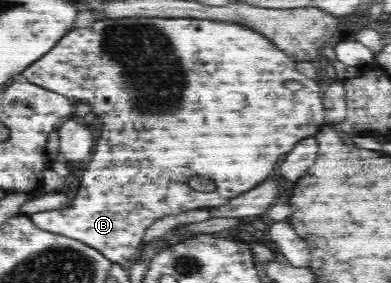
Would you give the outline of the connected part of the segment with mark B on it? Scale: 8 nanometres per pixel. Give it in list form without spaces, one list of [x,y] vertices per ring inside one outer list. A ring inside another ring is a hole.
[[[134,17],[126,18],[105,18],[94,22],[92,27],[72,28],[68,34],[63,35],[61,40],[50,50],[47,51],[40,59],[37,59],[32,65],[28,66],[22,75],[30,83],[43,87],[44,89],[59,93],[68,97],[73,102],[84,101],[94,107],[94,113],[108,113],[112,119],[104,123],[100,139],[96,143],[94,155],[90,159],[86,171],[82,173],[78,191],[70,203],[63,209],[56,211],[40,211],[30,215],[31,221],[44,231],[64,235],[71,239],[94,247],[97,251],[102,252],[111,263],[119,263],[126,267],[132,259],[136,258],[141,252],[143,239],[146,230],[158,219],[164,215],[188,211],[188,209],[202,209],[202,207],[218,207],[224,205],[228,199],[236,197],[238,193],[244,193],[260,185],[256,181],[265,181],[272,173],[272,170],[278,165],[279,159],[284,159],[294,145],[306,137],[314,137],[324,125],[324,106],[322,101],[323,86],[316,79],[309,79],[301,72],[296,70],[296,60],[286,54],[286,52],[274,47],[270,39],[264,35],[252,31],[252,28],[238,25],[238,23],[224,23],[224,21],[208,21],[208,19],[154,19],[154,17]],[[286,81],[298,81],[302,84],[300,91],[288,91],[284,87]],[[192,177],[208,177],[216,183],[216,191],[212,193],[202,193],[194,191],[188,181]]]

